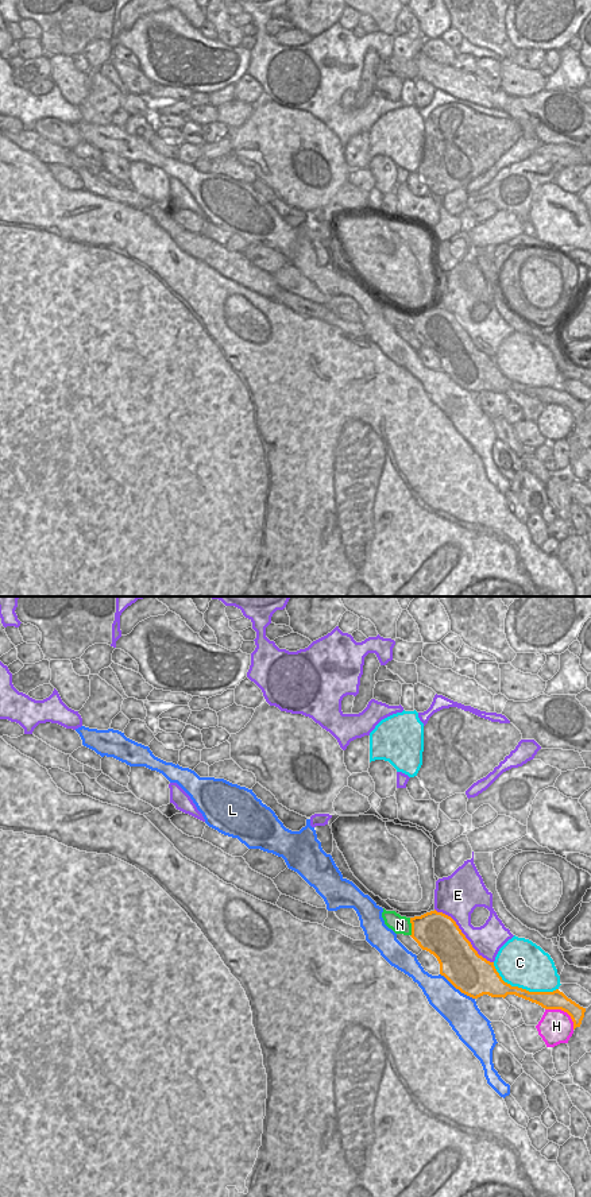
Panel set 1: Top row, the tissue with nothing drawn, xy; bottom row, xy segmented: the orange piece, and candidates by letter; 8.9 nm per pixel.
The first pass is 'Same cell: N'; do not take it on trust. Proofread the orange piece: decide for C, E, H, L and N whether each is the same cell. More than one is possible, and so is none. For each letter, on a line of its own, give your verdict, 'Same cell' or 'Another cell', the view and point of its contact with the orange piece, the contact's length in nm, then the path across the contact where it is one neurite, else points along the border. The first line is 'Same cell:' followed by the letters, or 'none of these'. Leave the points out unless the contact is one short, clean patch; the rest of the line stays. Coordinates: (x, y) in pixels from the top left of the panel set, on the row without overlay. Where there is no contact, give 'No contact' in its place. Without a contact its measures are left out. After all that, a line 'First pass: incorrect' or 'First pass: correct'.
Same cell: N
C: Another cell. Touches orange at xy (521, 383). Shared border 650 nm
E: Another cell. Touches orange at xy (464, 331). Shared border 700 nm
H: Another cell. Touches orange at xy (564, 406). Shared border 320 nm
L: Another cell. Touches orange at xy (458, 383). Shared border 380 nm
N: Same cell. Touches orange at xy (412, 323). Shared border 170 nm. Path across: xy (439, 329), (412, 323), (400, 320).
First pass: correct

